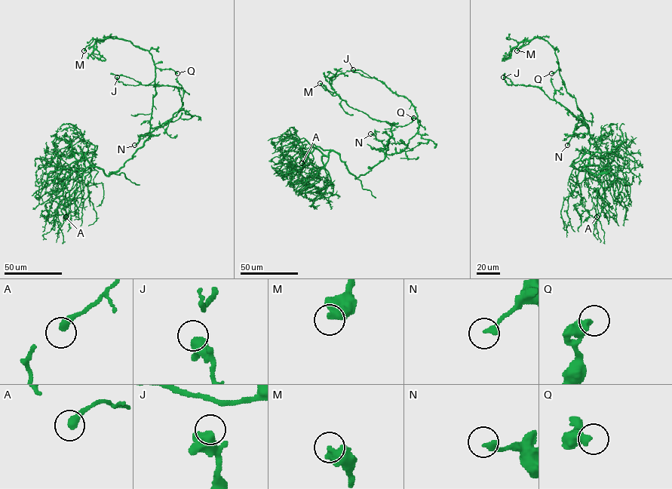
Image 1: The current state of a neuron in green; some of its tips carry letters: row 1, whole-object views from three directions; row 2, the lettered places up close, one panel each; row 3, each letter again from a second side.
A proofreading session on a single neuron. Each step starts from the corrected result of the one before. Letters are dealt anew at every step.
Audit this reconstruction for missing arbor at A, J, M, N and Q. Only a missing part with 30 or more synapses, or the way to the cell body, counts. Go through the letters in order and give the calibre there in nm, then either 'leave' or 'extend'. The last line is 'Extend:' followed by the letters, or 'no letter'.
A: calibre 360 nm; leave
J: calibre 400 nm; leave
M: calibre 650 nm; leave
N: calibre 240 nm; leave
Q: calibre 460 nm; leave
Extend: no letter

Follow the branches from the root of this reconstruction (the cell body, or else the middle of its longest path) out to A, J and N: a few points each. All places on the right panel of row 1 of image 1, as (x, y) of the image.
A: (594, 140), (611, 167), (595, 175), (584, 167), (594, 164), (602, 171), (598, 196), (592, 199), (596, 216)
J: (594, 140), (584, 121), (578, 120), (566, 107), (550, 99), (541, 88), (507, 84), (503, 77)
N: (594, 140), (589, 133), (581, 133), (572, 135), (567, 145)

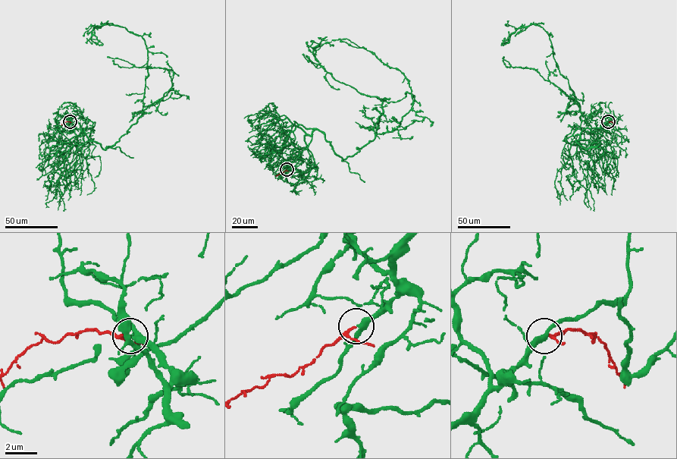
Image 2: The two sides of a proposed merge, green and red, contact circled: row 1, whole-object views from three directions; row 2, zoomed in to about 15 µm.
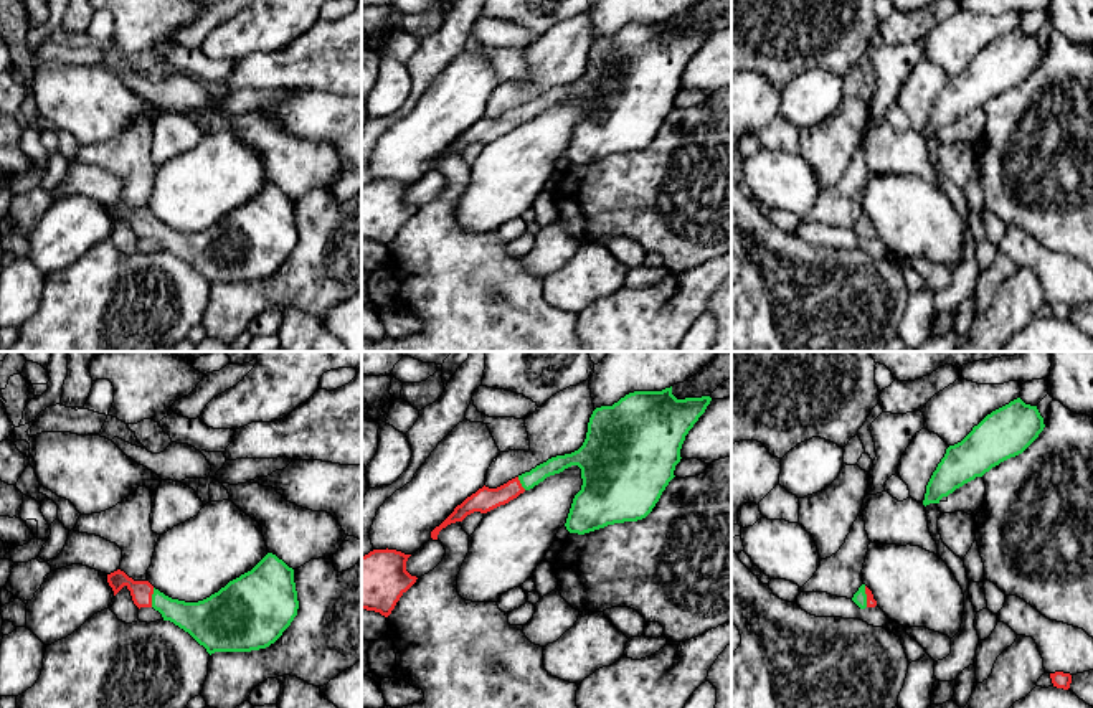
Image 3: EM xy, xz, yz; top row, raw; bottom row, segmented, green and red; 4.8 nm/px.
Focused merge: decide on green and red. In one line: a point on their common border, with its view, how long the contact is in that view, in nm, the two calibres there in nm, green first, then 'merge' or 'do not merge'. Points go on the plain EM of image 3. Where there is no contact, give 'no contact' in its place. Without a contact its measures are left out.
meets green in xy at (152, 228); contact 100 nm long; 170 nm thick on the green side, 110 nm on the other; merge

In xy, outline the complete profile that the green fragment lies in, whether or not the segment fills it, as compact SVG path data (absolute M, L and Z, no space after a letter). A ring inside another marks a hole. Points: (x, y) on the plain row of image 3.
M267 183L251 201L198 233L172 229L149 211L134 211L121 200L107 205L107 213L114 226L125 216L139 239L154 238L162 244L163 251L170 251L188 262L210 286L215 282L251 282L269 277L291 256L299 239L294 200L272 183Z

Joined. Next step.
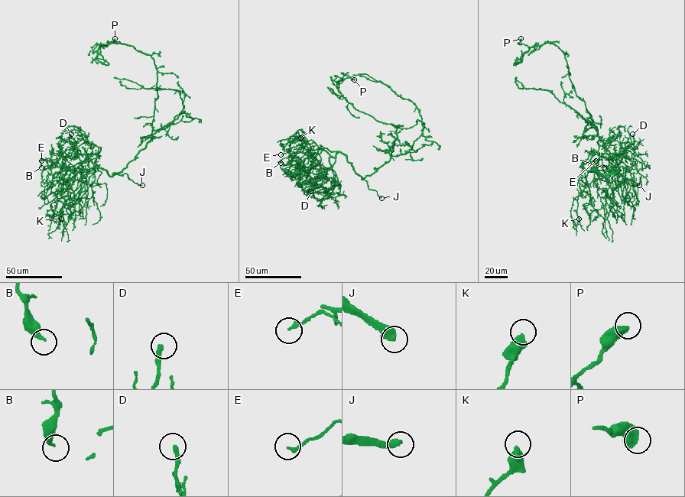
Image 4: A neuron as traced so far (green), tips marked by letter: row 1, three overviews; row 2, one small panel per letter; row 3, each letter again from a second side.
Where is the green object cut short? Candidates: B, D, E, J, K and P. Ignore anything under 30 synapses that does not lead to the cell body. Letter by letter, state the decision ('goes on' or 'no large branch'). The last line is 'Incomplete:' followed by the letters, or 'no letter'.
B: no large branch
D: no large branch
E: no large branch
J: goes on
K: no large branch
P: no large branch
Incomplete: J

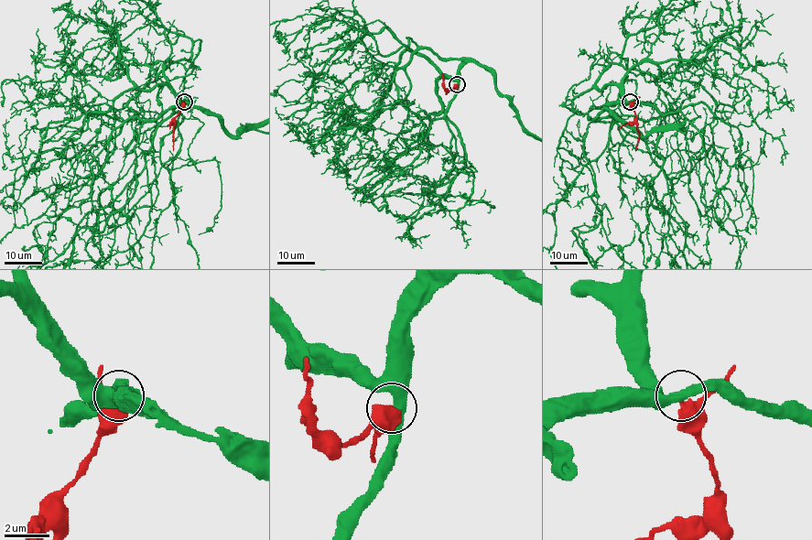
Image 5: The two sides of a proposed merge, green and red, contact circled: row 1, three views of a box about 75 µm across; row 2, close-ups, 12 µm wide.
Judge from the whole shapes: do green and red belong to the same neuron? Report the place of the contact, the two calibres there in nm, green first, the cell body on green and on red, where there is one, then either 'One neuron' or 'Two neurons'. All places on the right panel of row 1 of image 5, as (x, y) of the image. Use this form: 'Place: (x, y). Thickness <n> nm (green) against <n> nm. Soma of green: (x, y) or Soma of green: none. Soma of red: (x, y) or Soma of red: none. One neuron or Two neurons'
Place: (630, 102). Thickness 420 nm (green) against 480 nm. Soma of green: none. Soma of red: none. Two neurons

